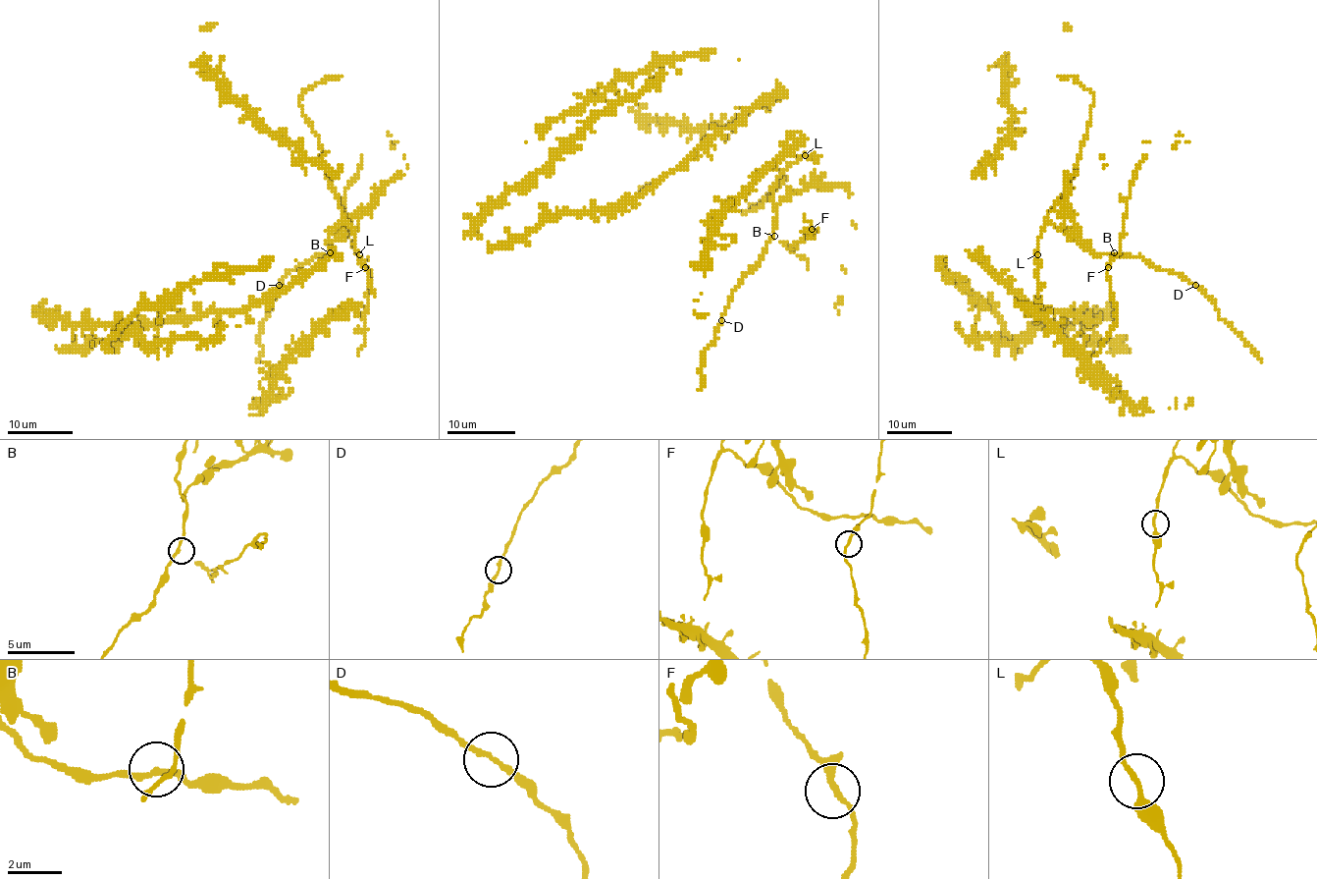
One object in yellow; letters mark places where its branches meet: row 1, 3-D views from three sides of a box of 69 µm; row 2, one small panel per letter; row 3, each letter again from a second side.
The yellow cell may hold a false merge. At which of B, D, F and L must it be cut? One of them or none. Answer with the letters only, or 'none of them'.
none of them

